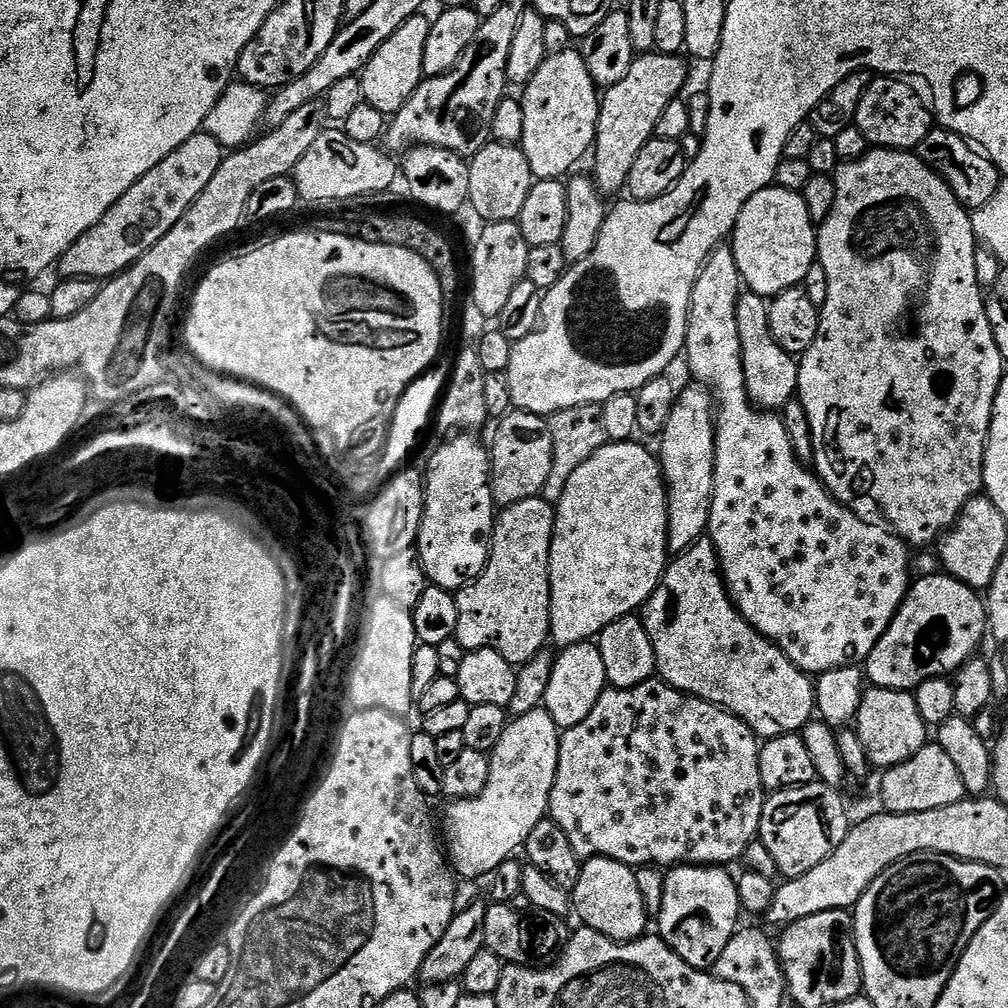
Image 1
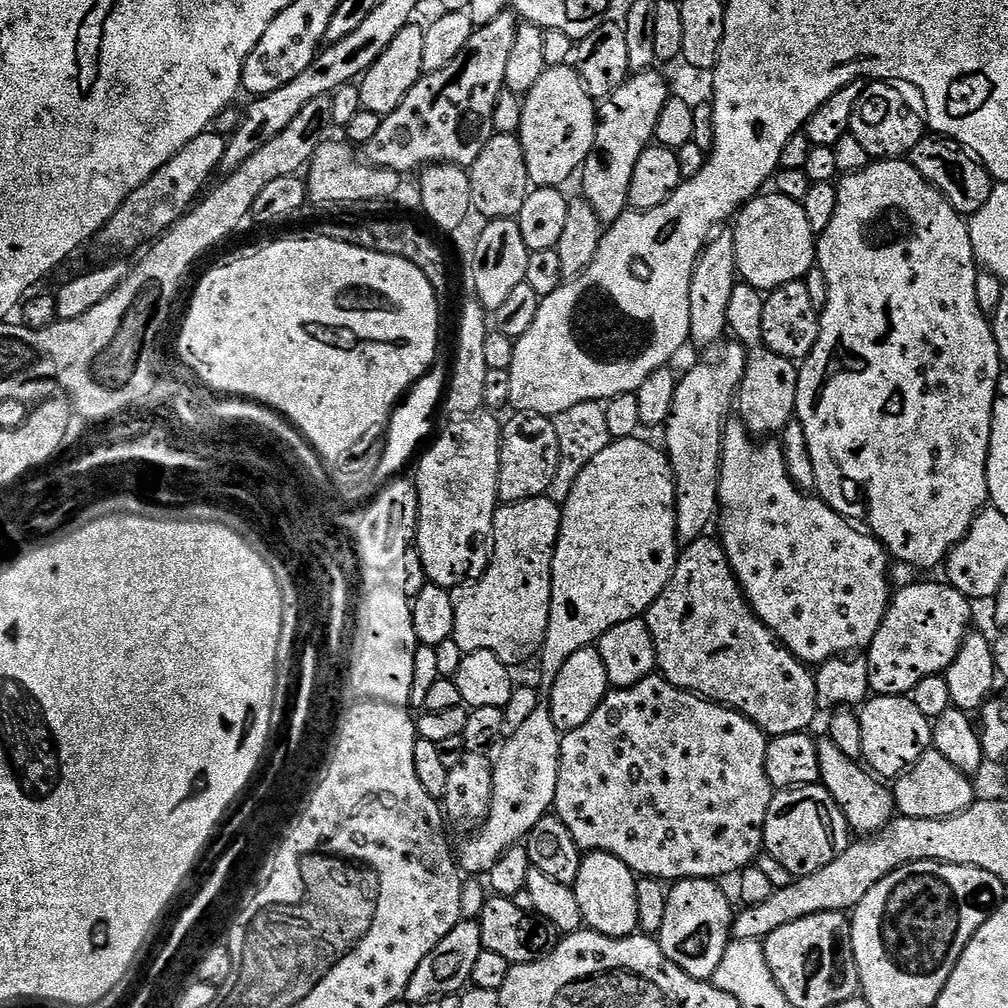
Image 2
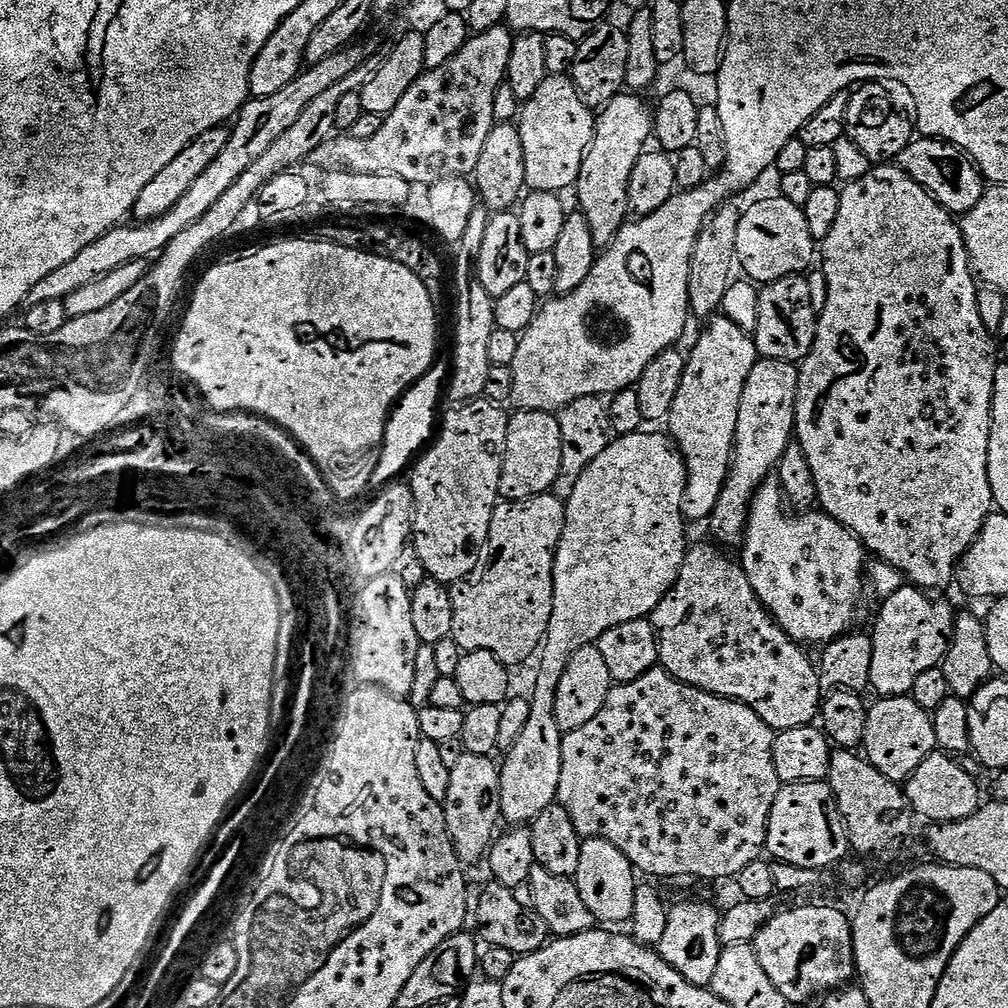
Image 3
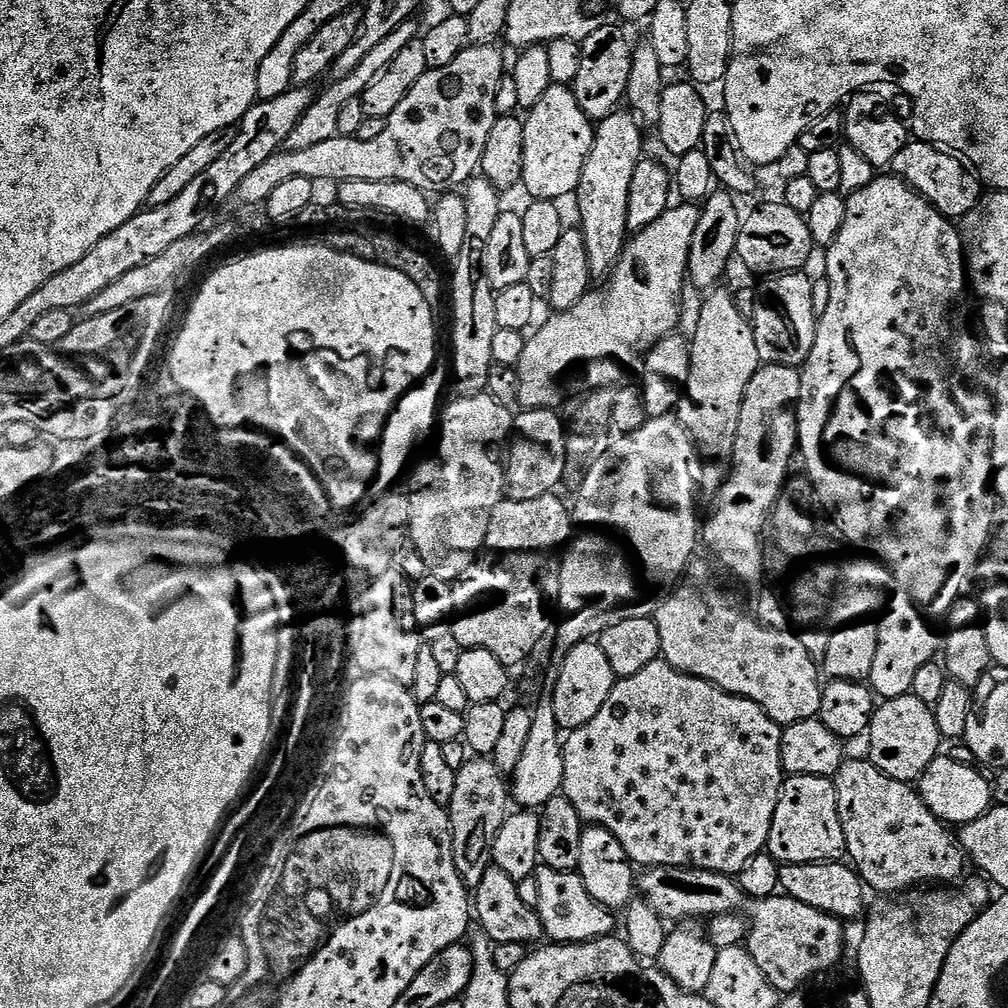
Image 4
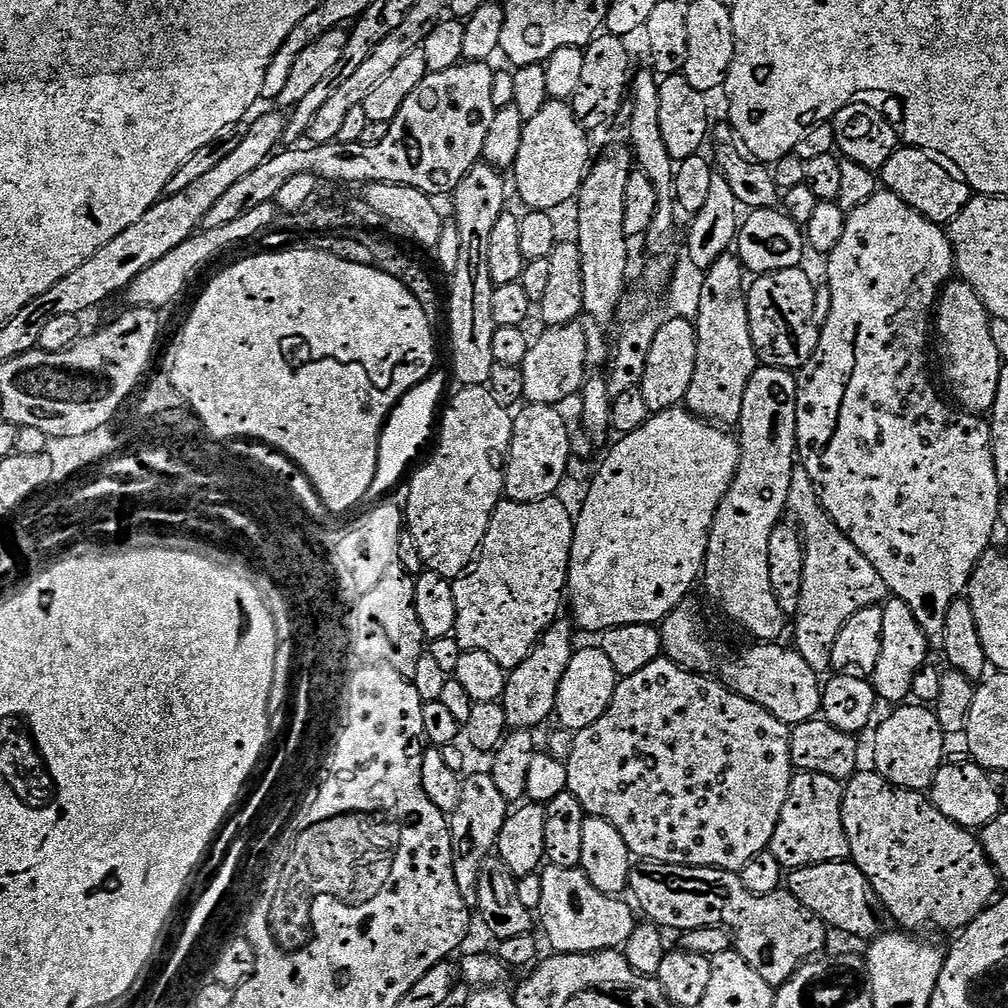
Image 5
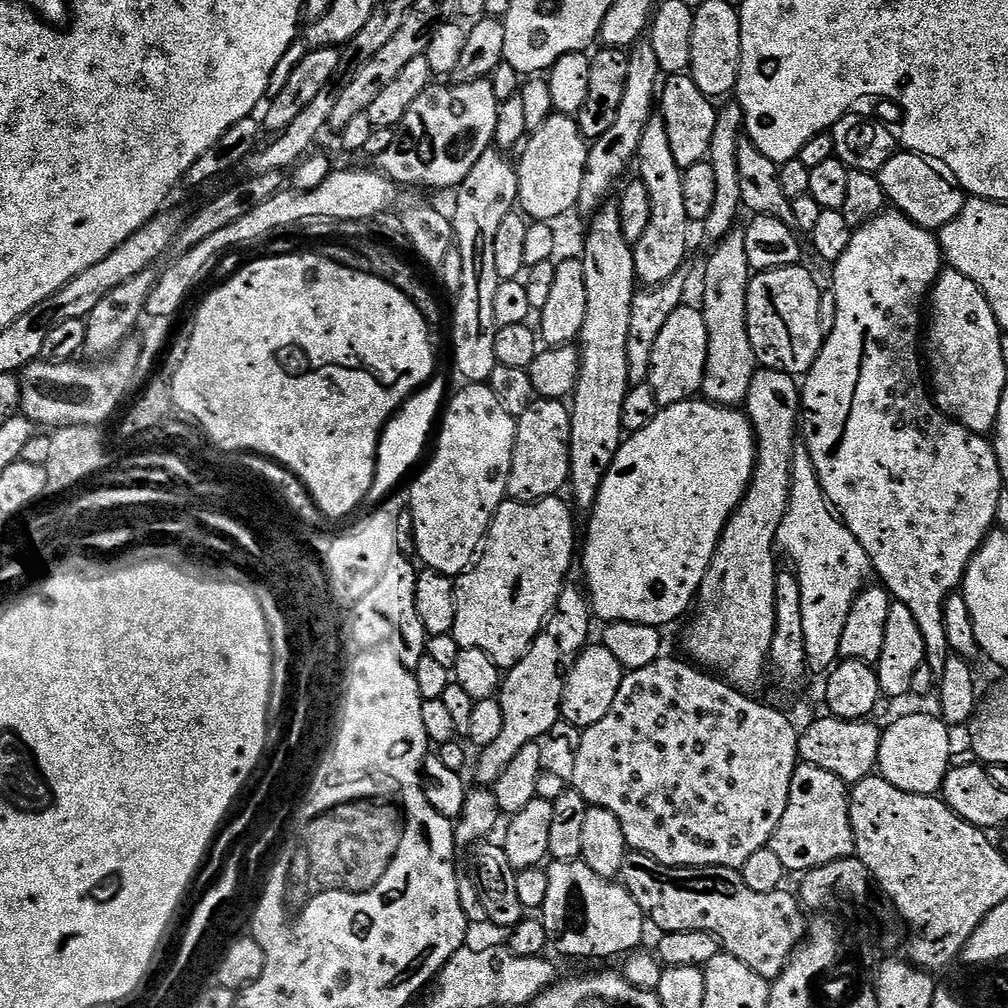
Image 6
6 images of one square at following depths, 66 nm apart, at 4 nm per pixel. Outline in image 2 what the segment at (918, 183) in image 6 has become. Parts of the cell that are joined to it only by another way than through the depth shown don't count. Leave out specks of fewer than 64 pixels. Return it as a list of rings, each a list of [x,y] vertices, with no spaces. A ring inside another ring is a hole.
[[[926,134],[914,146],[910,153],[910,163],[915,166],[922,178],[939,190],[956,211],[971,218],[982,206],[986,206],[986,198],[990,198],[994,181],[986,166],[977,160],[968,149],[963,148],[957,140],[949,140],[947,136]]]

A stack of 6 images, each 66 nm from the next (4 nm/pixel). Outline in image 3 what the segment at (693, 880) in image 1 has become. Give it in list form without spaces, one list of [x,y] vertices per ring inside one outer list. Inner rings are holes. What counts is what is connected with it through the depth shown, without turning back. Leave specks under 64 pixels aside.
[[[684,900],[681,904],[673,903],[668,910],[666,934],[662,934],[662,942],[658,946],[660,957],[671,968],[678,970],[682,978],[691,984],[711,985],[714,969],[720,957],[720,918],[722,912],[718,907],[707,904],[704,900]]]

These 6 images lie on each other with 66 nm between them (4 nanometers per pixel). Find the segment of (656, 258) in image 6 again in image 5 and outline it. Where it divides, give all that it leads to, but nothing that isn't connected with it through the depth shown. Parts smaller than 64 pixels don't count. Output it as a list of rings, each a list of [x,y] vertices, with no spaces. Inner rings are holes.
[[[652,70],[648,72],[637,71],[630,84],[630,108],[632,104],[632,121],[628,124],[628,136],[632,139],[630,151],[638,165],[639,171],[644,172],[658,190],[658,210],[654,214],[654,222],[650,222],[650,230],[646,234],[656,250],[664,250],[672,231],[676,228],[677,205],[673,197],[673,180],[676,169],[670,158],[670,150],[666,150],[666,142],[662,139],[662,122],[658,119],[658,113],[662,98],[660,97],[660,80],[657,73]]]

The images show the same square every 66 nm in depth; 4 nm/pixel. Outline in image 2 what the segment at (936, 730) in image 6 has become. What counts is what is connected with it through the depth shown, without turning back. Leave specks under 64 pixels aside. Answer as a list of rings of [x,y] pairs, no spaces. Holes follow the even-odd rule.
[[[873,695],[864,701],[858,715],[862,726],[862,760],[877,777],[899,776],[932,748],[932,721],[924,717],[907,695]]]

